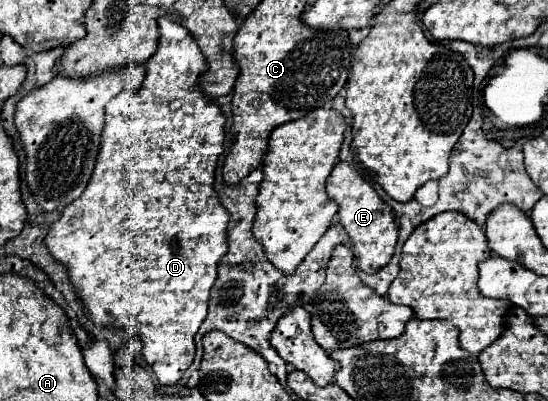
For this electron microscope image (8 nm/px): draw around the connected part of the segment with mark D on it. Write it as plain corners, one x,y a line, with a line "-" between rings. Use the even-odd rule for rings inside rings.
167,17
159,19
157,51
151,55
151,59
145,63
145,67
147,67
147,73
145,73
143,85
137,91
125,91
121,97
115,97
107,105
105,127
103,127
103,135
101,135
101,149
99,149
99,155
97,155
97,163
95,163
93,175
91,175
85,191
81,193
81,197
75,199
73,203
69,203
63,209
61,219
51,225
49,235
45,237
45,245
47,245
49,253
53,255
53,259
67,267
69,279
71,279
71,283
75,287
77,299
81,301
85,315
97,327
117,327
137,333
141,343
143,343
143,357
153,367
159,383
161,385
175,385
181,379
181,375
185,373
185,369
193,363
193,357
195,357
195,333
199,331
199,327
201,327
201,323
203,323
203,319
207,315
207,299
209,299
211,285
217,279
217,263
221,261
223,253
227,251
227,221
229,221
229,213
219,203
217,193
213,191
217,159
223,153
225,117
221,115
219,107
213,101
203,97
203,93
199,89
199,81
197,79
203,73
203,55
201,55
197,43
195,43
195,39
191,37
191,33
187,29
183,29
179,23
175,23
175,21
171,21

